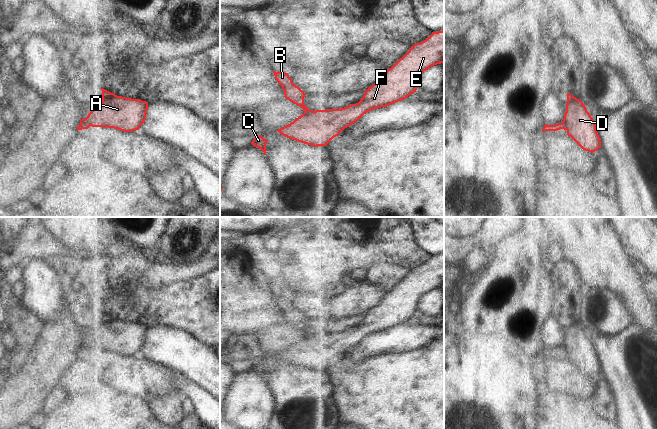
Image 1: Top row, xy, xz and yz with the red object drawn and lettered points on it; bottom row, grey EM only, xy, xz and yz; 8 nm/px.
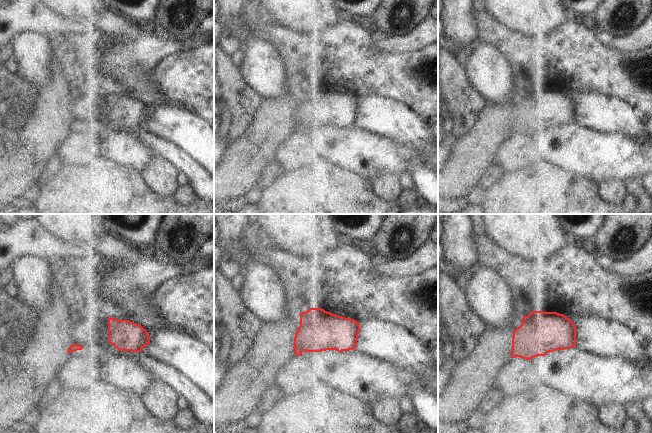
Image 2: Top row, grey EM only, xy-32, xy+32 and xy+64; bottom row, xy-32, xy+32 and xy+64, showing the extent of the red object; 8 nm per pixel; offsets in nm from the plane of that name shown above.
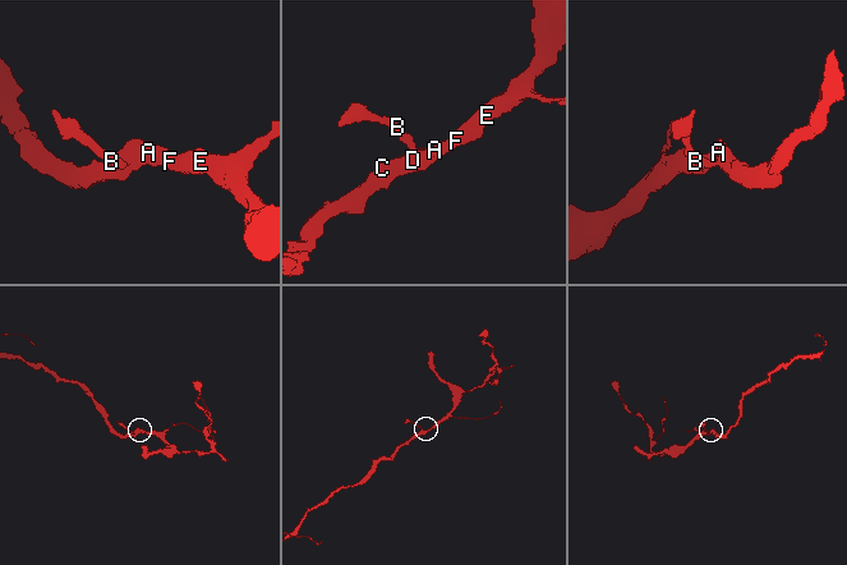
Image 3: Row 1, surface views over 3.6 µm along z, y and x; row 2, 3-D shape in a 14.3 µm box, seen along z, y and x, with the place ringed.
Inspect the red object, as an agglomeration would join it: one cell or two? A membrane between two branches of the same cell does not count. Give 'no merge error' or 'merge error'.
merge error

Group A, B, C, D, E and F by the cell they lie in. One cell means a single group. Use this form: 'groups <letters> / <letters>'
groups A C D E F / B

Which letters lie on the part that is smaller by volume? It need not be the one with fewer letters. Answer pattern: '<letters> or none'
B

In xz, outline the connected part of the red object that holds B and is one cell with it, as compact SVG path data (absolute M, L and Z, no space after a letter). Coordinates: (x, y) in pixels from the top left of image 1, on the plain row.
M273 295L273 297L275 303L284 314L285 322L297 330L300 330L304 337L311 336L312 334L308 333L304 328L304 321L306 318L292 306L292 303L289 301L288 297L275 295Z

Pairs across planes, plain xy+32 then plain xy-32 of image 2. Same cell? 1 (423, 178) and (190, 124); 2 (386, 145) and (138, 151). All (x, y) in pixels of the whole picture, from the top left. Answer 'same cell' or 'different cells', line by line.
1: different cells
2: same cell

